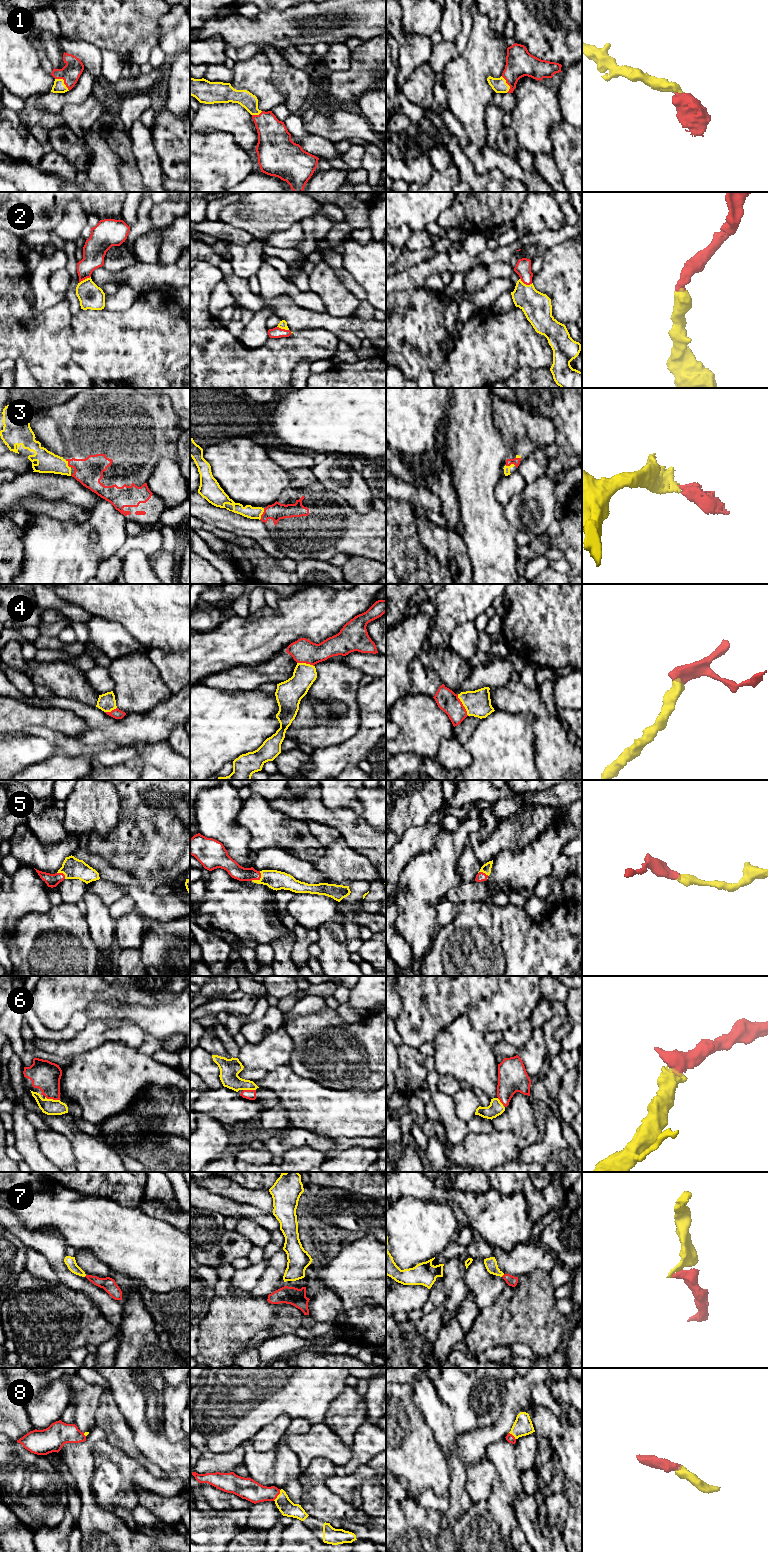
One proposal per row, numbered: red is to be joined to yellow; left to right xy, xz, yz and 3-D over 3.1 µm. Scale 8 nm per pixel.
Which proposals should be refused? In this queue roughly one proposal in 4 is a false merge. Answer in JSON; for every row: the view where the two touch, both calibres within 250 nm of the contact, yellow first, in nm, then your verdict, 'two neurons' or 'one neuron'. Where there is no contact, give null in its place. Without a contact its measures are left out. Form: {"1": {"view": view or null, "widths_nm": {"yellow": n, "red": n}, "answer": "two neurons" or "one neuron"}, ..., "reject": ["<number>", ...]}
{"1": {"view": "xy", "widths_nm": {"yellow": 100, "red": 160}, "answer": "one neuron"}, "2": {"view": "yz", "widths_nm": {"yellow": 220, "red": 130}, "answer": "one neuron"}, "3": {"view": "xz", "widths_nm": {"yellow": 100, "red": 140}, "answer": "one neuron"}, "4": {"view": "yz", "widths_nm": {"yellow": 220, "red": 170}, "answer": "one neuron"}, "5": {"view": "xz", "widths_nm": {"yellow": 160, "red": 120}, "answer": "one neuron"}, "6": {"view": "xy", "widths_nm": {"yellow": 130, "red": 240}, "answer": "one neuron"}, "7": {"view": "yz", "widths_nm": {"yellow": 100, "red": 80}, "answer": "one neuron"}, "8": {"view": "xz", "widths_nm": {"yellow": 120, "red": 170}, "answer": "one neuron"}, "reject": []}

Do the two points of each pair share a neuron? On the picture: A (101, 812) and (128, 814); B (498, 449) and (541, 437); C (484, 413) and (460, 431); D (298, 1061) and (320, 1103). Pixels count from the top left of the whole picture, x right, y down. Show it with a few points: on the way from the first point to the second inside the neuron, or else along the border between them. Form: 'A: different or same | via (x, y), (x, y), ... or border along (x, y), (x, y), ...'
A: different | border along (118, 793), (119, 815), (118, 821), (115, 824)
B: different | border along (494, 426), (498, 430), (508, 454)
C: same | via (478, 413), (466, 425)
D: different | border along (288, 1064), (298, 1074), (312, 1078), (319, 1083)

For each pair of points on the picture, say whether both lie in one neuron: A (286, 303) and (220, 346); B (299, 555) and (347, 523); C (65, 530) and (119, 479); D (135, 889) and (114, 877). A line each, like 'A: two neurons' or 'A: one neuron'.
A: two neurons
B: one neuron
C: two neurons
D: one neuron

